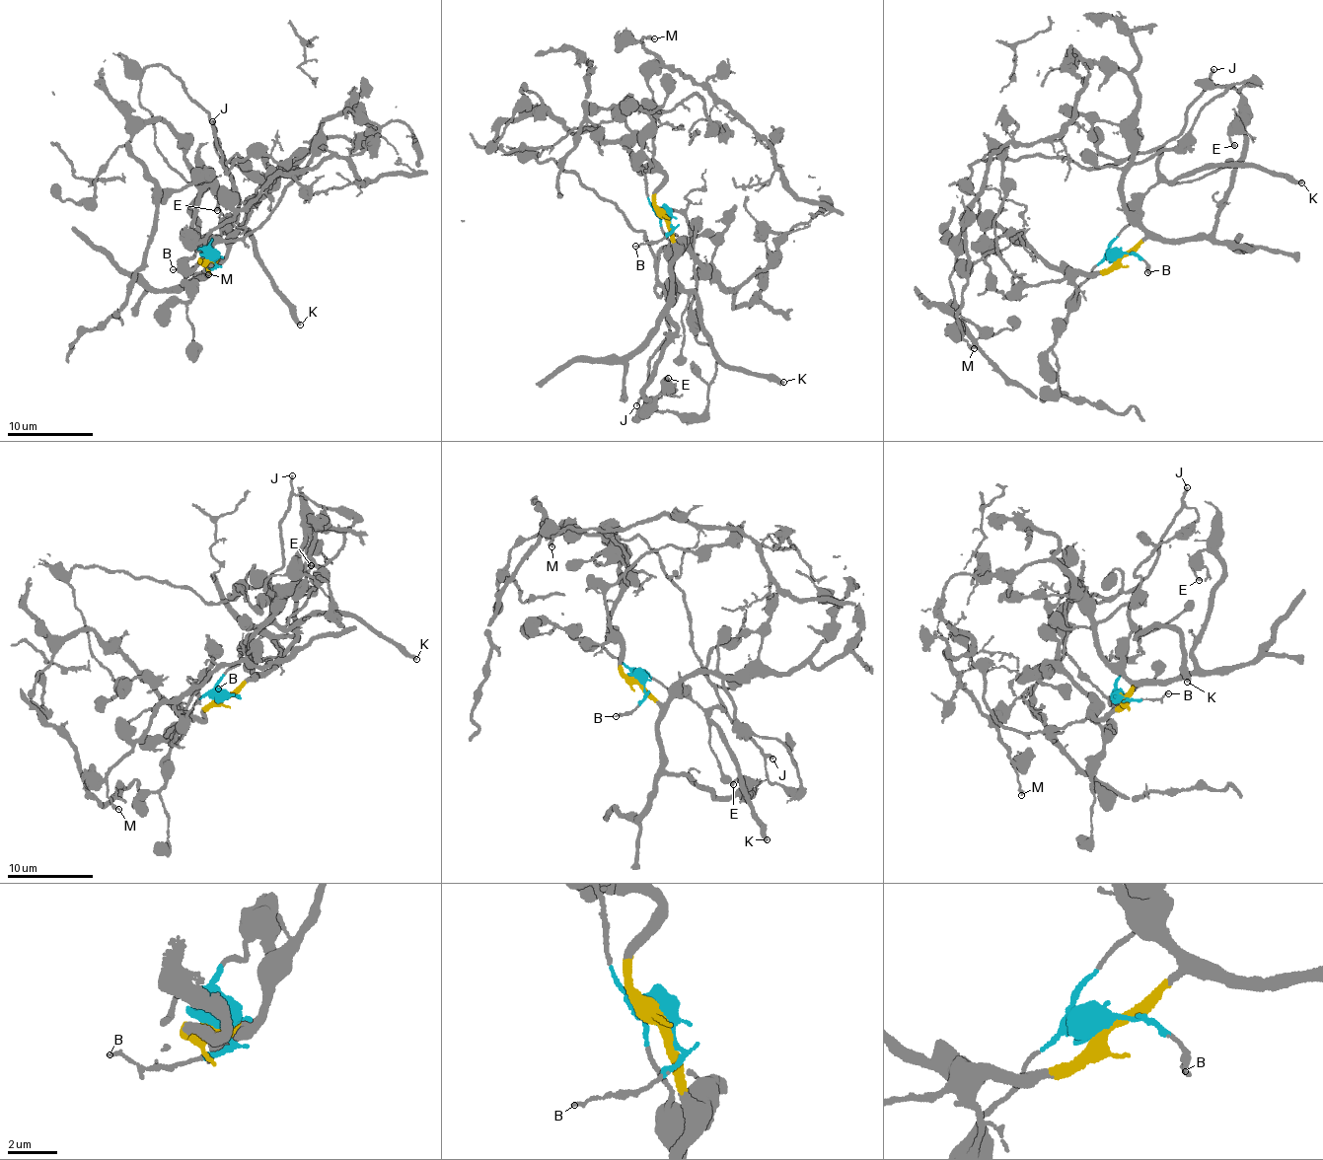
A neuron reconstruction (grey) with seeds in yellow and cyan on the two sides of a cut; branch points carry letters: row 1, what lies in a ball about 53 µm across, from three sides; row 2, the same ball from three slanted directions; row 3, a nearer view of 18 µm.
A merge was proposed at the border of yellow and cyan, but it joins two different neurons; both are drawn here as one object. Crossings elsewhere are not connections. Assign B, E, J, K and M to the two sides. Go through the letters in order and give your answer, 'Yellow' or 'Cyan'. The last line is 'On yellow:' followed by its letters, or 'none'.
B: Cyan
E: Yellow
J: Cyan
K: Cyan
M: Yellow
On yellow: E, M

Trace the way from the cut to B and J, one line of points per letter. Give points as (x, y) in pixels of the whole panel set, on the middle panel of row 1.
B: (666, 217), (673, 231), (659, 241), (634, 246)
J: (666, 217), (659, 216), (669, 242), (664, 255), (678, 284), (669, 309), (669, 334), (648, 362), (636, 405)

